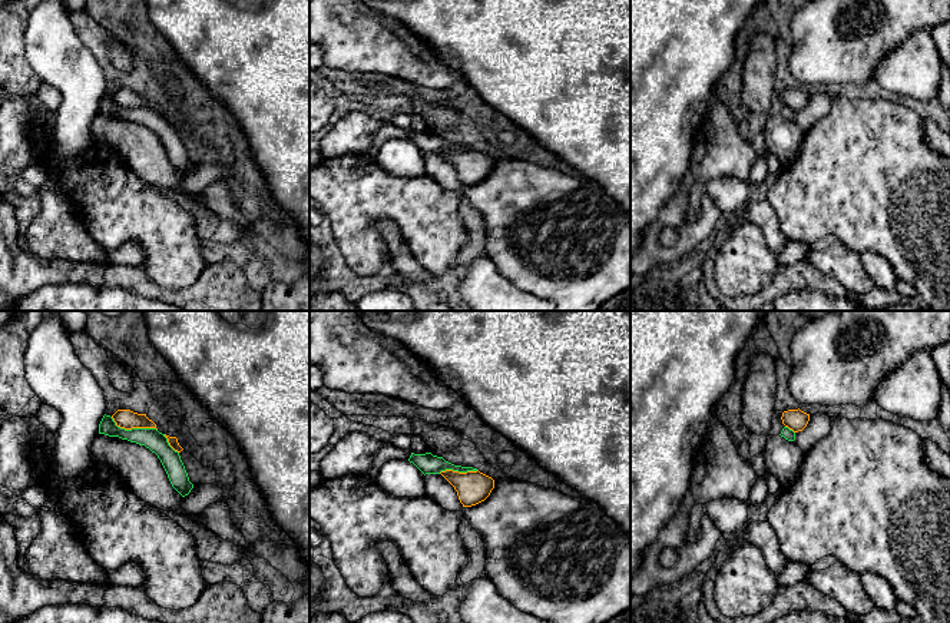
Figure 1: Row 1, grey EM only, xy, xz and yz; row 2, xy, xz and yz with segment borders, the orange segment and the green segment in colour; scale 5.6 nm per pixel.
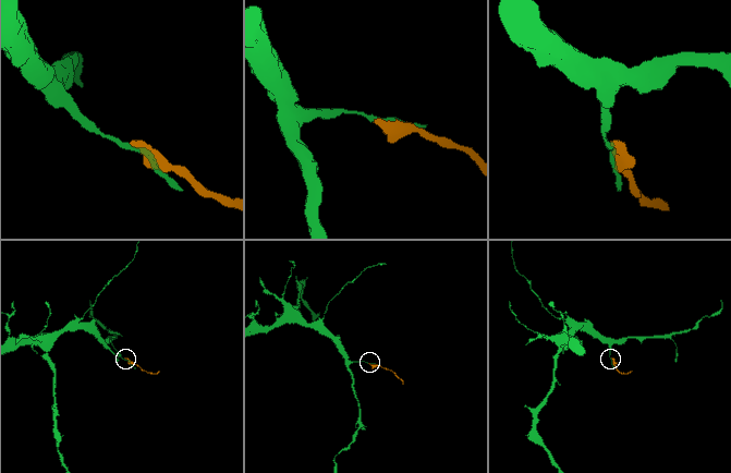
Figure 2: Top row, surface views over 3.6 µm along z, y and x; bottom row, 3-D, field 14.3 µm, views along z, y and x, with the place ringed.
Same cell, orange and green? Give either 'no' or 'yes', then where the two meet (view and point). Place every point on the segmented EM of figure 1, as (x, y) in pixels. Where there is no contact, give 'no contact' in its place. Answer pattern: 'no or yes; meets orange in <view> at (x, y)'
no; meets orange in xy at (133, 427)

